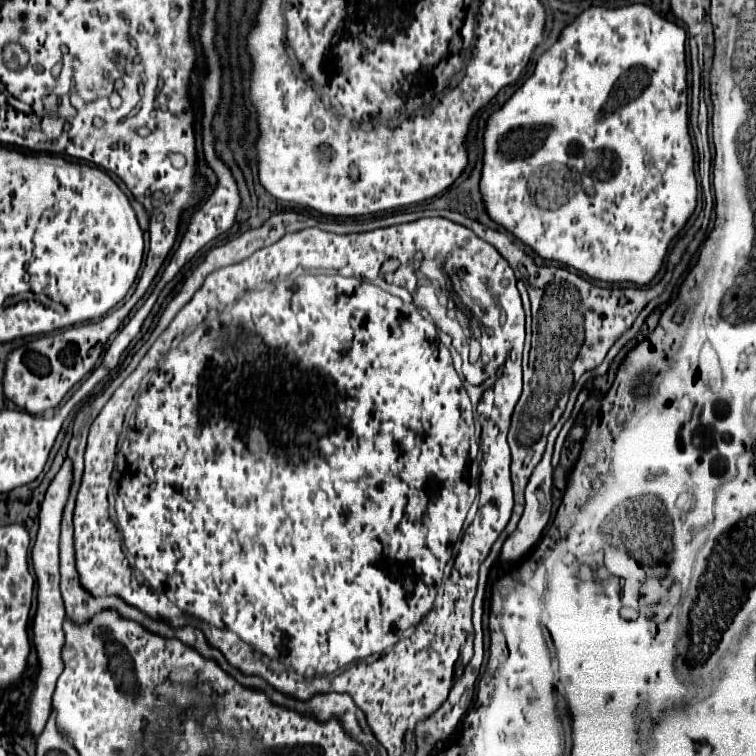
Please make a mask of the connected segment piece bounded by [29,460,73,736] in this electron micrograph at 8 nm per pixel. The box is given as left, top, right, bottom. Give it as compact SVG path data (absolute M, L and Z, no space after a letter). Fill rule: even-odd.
M65 460L57 476L53 478L51 486L45 492L45 500L41 504L39 512L39 532L37 540L31 552L33 558L33 568L37 574L37 614L33 618L33 644L37 648L39 656L39 676L37 676L37 686L31 696L31 706L29 706L29 732L33 736L39 736L41 728L45 726L49 714L51 714L51 696L55 692L55 684L59 674L63 672L63 660L61 660L61 650L63 650L63 620L65 620L65 608L61 600L60 592L60 572L59 572L59 540L61 531L61 512L65 508L65 500L69 496L69 486L71 486L71 460Z

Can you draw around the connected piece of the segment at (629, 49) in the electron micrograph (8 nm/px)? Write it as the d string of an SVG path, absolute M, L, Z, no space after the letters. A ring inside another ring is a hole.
M643 4L623 6L623 8L589 8L585 10L571 26L567 26L561 34L561 38L541 56L533 76L507 100L507 104L497 110L485 130L485 154L483 156L483 176L481 176L481 194L485 200L487 214L501 224L505 230L515 234L519 240L529 244L541 258L555 260L565 266L571 266L589 278L603 280L603 282L635 282L635 284L647 284L651 278L659 272L663 258L667 254L669 242L679 234L679 230L685 226L689 216L693 214L697 206L697 180L693 172L693 146L689 138L689 118L687 118L687 66L685 66L685 30L677 24L661 18L653 12L653 8ZM559 162L575 168L581 174L583 188L575 194L583 194L581 198L567 200L559 208L539 208L535 200L529 194L529 178L535 172L535 168L541 168L545 164Z

